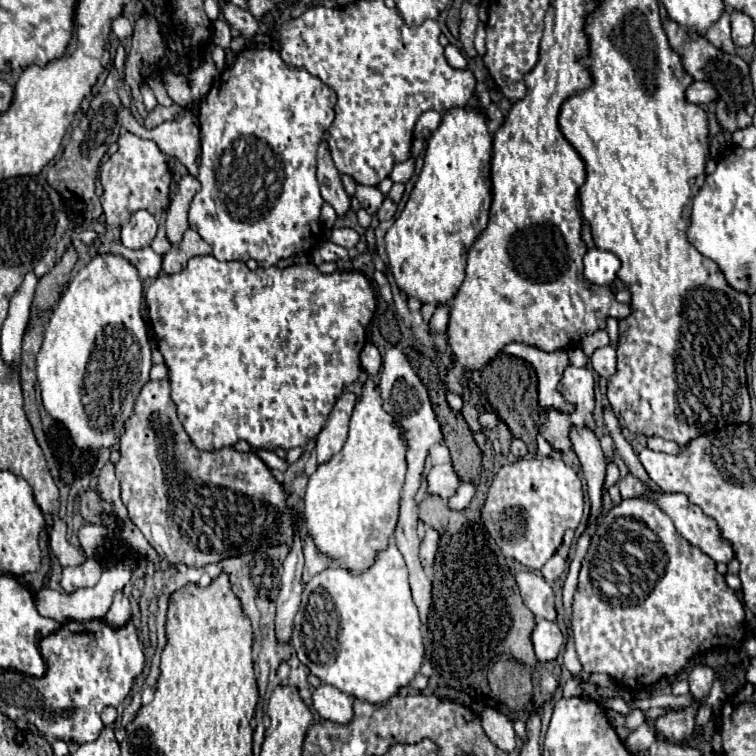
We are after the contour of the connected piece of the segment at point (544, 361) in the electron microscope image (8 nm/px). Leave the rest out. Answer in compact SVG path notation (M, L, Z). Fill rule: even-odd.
M508 344L504 350L504 354L522 358L526 362L530 362L538 374L538 402L540 402L540 410L558 410L564 414L572 414L576 408L574 404L570 404L558 390L560 378L568 366L568 354L566 352L540 352L538 348L528 348L526 344Z

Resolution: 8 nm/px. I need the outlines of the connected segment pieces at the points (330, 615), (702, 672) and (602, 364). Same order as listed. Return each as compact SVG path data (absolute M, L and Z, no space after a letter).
M388 546L376 556L370 568L362 570L362 574L354 574L340 564L316 574L304 586L302 604L294 618L294 632L290 644L294 646L298 660L306 664L316 678L358 700L384 704L400 688L408 686L420 670L424 646L418 610L408 586L408 568L398 548Z
M698 664L694 666L690 672L688 672L688 684L690 684L690 692L702 700L710 688L712 688L712 682L716 680L716 672L710 668L710 666L704 666L704 664Z
M604 346L598 348L592 358L590 358L592 368L598 372L598 376L602 378L612 378L616 374L616 350L612 346Z

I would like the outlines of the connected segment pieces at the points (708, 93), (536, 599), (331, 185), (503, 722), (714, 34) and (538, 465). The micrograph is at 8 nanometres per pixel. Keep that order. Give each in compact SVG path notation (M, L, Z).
M694 82L688 88L686 98L688 98L688 102L694 102L694 104L710 104L718 98L718 90L708 82Z
M516 572L516 584L522 594L524 604L538 616L550 622L556 622L556 602L554 590L544 582L540 574L534 572Z
M322 142L318 148L318 182L320 182L322 198L336 210L340 218L344 218L346 212L350 212L350 194L342 186L340 172L336 170L330 158L330 150L326 142Z
M486 708L480 718L482 718L484 732L494 746L498 746L504 752L512 752L516 748L516 734L512 722L504 714L496 712L494 708Z
M724 10L724 14L720 16L720 20L708 28L706 38L720 50L734 54L734 42L730 38L730 10Z
M532 458L506 464L494 476L482 522L506 558L538 572L562 544L566 530L576 530L582 520L582 482L572 468L554 458Z

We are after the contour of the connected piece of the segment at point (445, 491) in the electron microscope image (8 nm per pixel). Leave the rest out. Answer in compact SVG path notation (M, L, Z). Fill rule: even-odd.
M452 464L434 466L430 470L430 474L426 476L426 482L428 482L428 492L430 494L438 494L444 500L448 500L450 496L454 496L458 492L460 484L462 484L462 480L454 472Z

